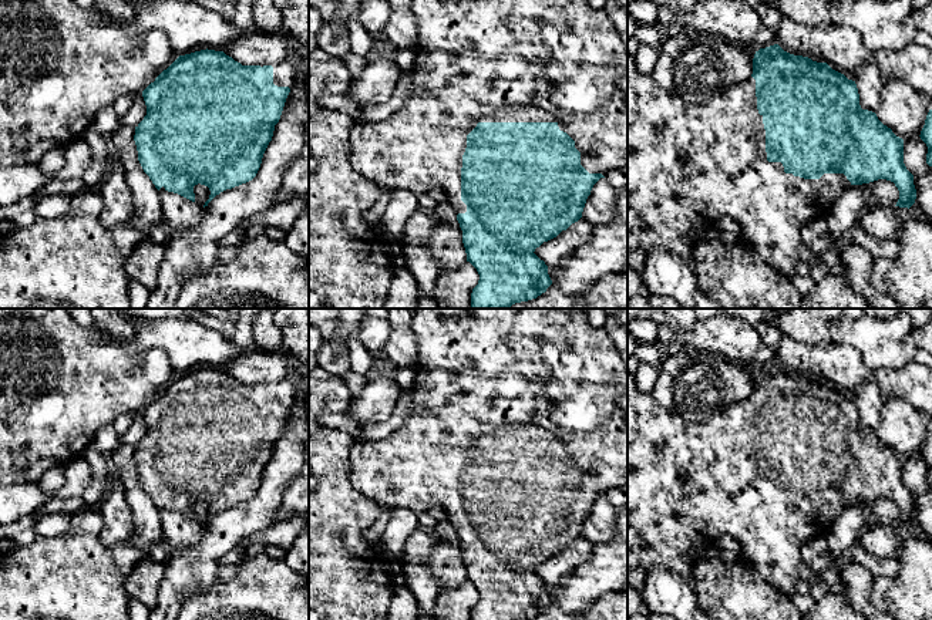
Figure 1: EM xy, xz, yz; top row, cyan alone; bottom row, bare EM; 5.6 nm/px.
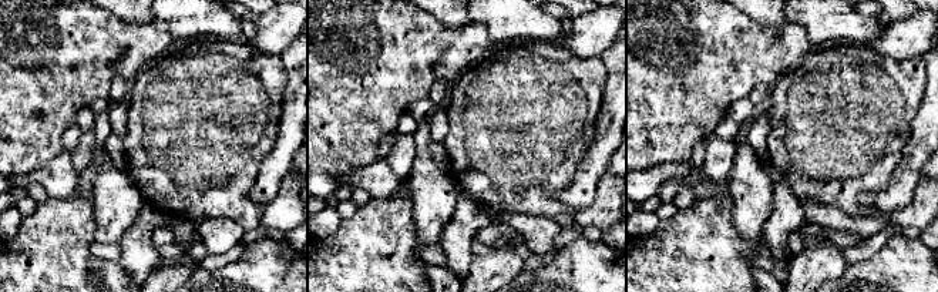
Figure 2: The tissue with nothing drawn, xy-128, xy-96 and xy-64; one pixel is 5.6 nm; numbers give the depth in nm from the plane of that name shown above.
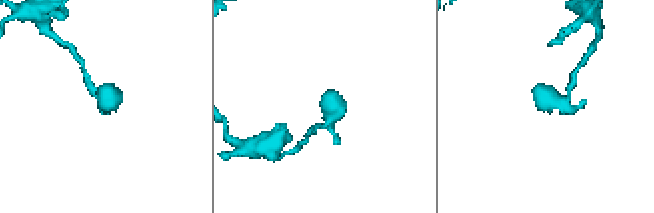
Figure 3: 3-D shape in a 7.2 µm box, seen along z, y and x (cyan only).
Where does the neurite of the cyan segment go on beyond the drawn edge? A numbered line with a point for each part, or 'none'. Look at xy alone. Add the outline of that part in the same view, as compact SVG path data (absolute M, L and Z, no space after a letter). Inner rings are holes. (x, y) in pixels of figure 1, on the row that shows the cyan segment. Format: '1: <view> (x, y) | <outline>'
1: xy (283, 73) | M292 58L273 64L273 84L277 87L293 87L295 65Z

